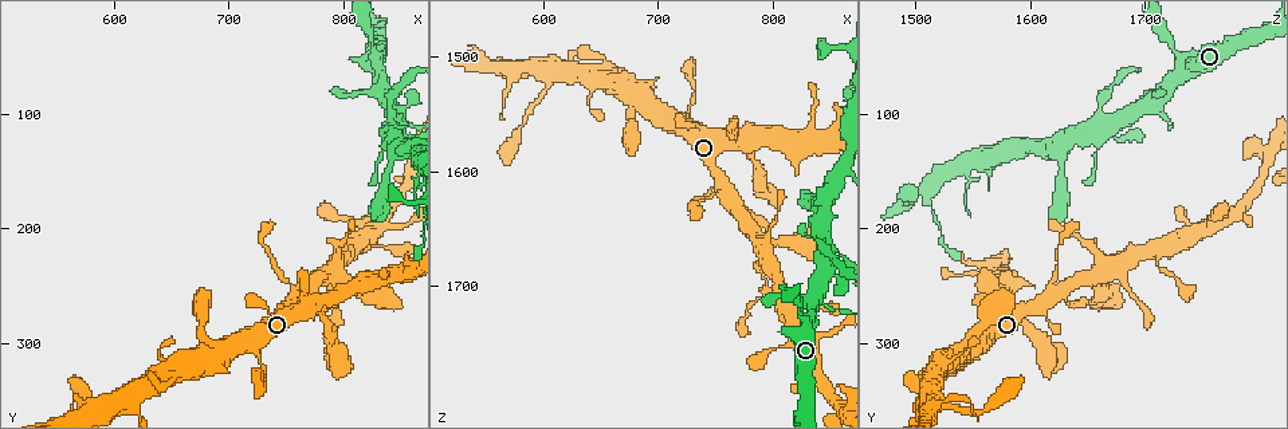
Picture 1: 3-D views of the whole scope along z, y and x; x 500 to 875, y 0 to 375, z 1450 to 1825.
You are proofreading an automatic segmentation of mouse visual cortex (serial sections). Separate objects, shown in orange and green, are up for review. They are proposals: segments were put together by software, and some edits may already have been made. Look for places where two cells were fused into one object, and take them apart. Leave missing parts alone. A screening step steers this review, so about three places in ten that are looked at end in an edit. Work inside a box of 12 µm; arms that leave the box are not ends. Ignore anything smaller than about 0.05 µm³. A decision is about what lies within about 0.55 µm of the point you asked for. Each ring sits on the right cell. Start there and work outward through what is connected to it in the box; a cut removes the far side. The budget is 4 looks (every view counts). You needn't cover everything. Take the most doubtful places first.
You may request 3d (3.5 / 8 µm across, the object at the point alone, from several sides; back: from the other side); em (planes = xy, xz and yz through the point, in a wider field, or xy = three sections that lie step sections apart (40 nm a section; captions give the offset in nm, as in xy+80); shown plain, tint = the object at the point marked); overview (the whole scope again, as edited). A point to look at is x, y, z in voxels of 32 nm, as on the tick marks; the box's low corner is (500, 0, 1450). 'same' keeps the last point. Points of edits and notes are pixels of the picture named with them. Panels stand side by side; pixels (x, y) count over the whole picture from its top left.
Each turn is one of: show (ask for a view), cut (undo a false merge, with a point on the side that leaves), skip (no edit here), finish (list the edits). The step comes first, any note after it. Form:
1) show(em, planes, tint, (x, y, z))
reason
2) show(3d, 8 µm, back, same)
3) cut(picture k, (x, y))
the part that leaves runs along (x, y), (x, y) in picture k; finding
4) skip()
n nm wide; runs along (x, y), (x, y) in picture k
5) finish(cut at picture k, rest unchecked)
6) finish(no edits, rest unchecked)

show(3d, 3.5 µm, (848, 104, 1718))
calibre changes

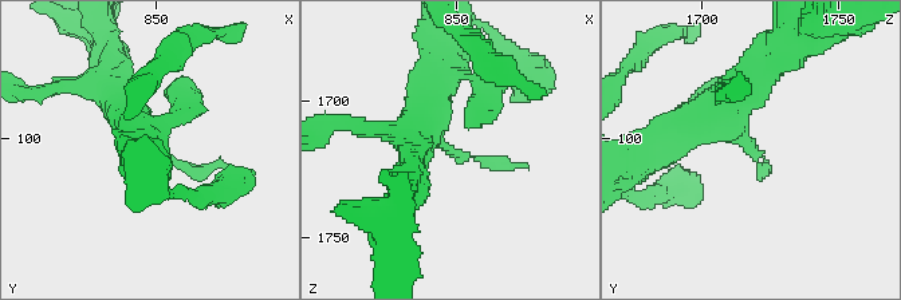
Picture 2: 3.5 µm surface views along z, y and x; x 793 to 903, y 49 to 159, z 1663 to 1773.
show(em, xy, step 3, tint, (847, 102, 1719))
arms of 150, 450 nm

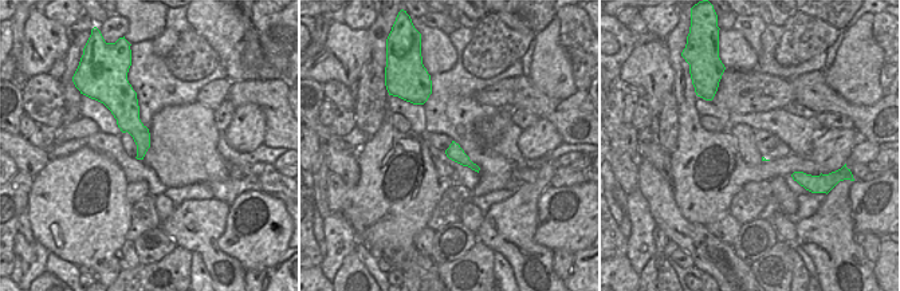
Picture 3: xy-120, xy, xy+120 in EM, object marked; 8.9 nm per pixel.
skip()
140 nm wide; runs along (110, 81), (148, 146), (189, 170), (217, 162) in picture 2; all the same cell

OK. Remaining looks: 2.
show(3d, 3.5 µm, (846, 112, 1664))
sharp bend

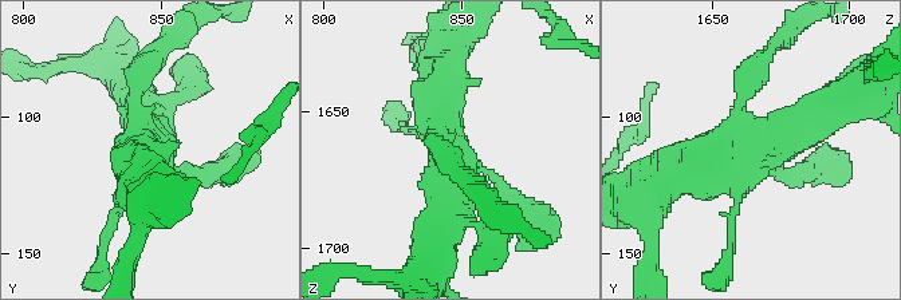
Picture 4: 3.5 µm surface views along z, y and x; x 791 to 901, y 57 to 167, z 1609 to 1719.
show(em, xy, step 5, tint, same)

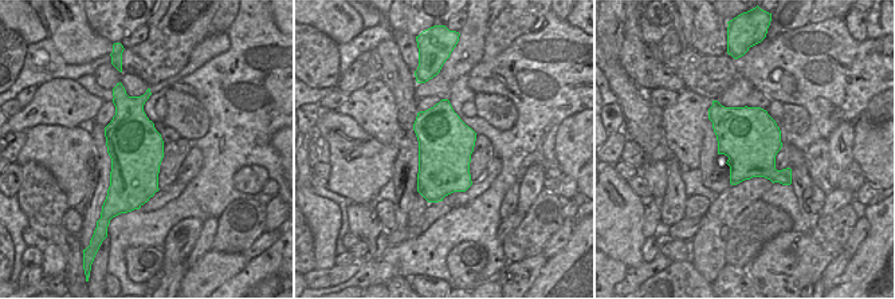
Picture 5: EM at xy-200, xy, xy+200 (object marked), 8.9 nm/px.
cut(picture 4, (747, 63))
the part that leaves runs along (738, 107), (755, 71), (782, 38) in picture 4; a second cell is stuck on

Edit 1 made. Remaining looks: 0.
finish(cut at picture 4, rest unchecked)

